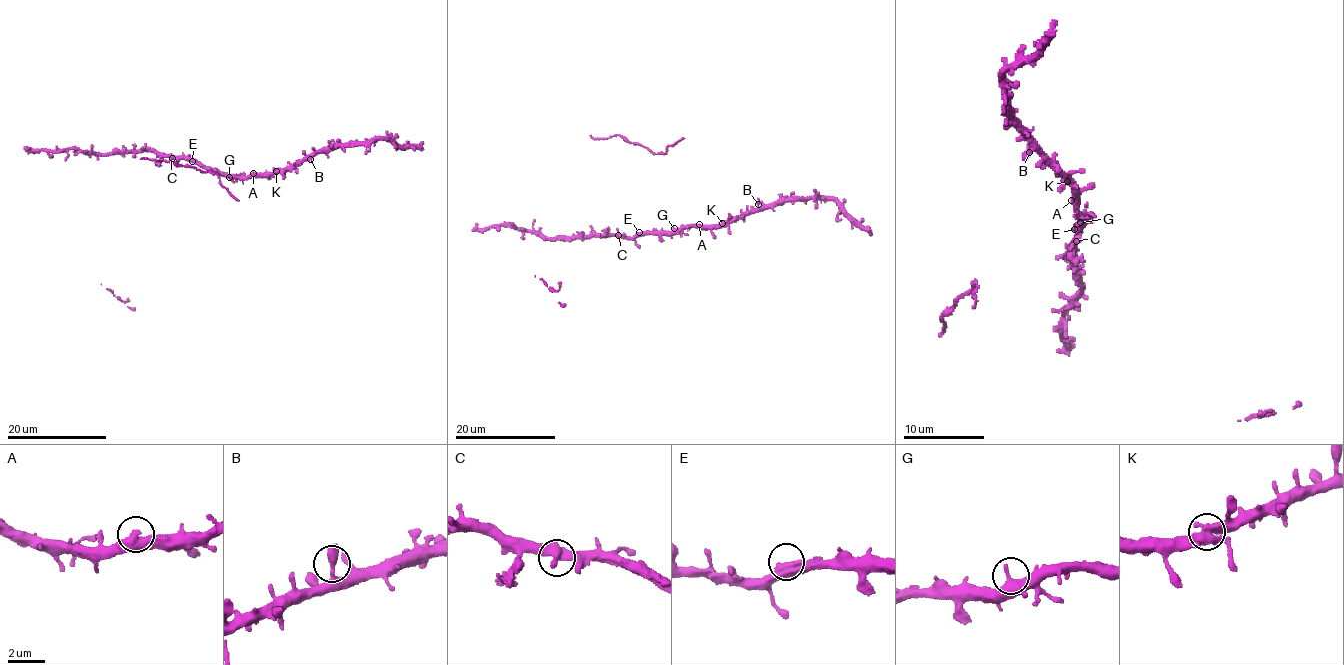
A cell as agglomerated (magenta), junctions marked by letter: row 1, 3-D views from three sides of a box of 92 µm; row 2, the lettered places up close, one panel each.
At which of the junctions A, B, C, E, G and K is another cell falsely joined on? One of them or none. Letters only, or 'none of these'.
none of these

